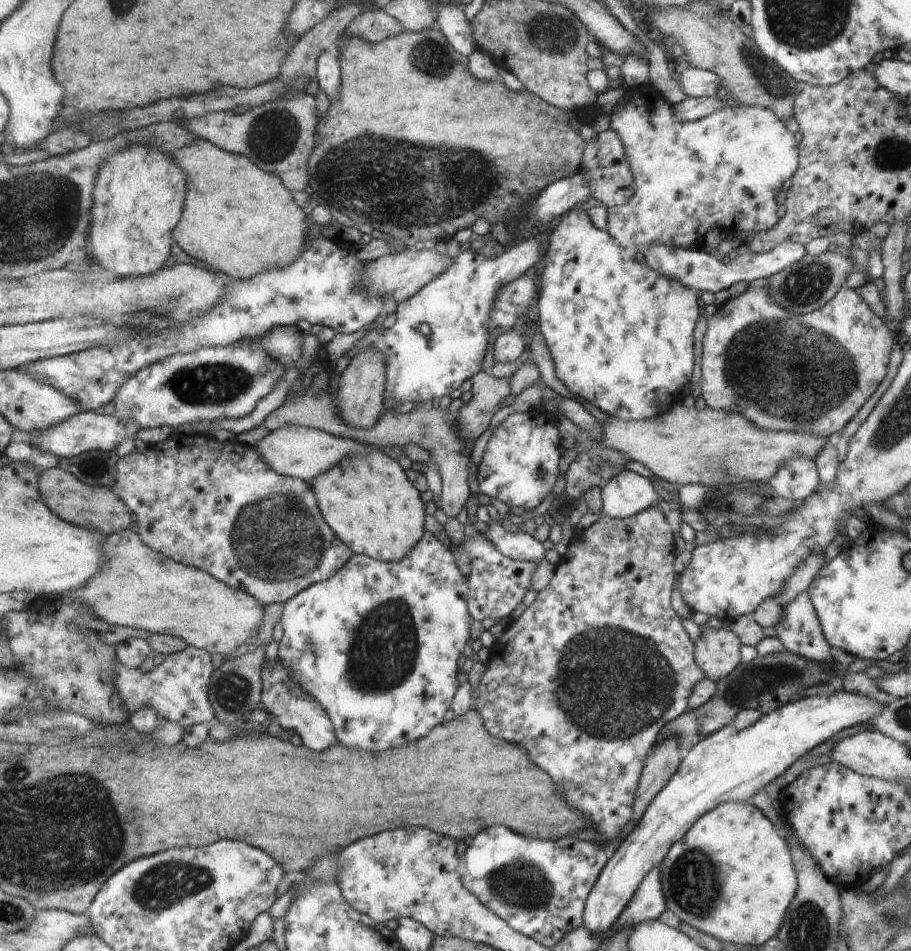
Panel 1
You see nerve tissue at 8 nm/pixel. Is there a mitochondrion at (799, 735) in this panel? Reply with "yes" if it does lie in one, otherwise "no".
no

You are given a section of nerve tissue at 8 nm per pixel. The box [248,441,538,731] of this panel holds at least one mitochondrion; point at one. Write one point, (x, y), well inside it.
(384, 650)

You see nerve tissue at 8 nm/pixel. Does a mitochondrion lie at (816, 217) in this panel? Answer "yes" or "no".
no

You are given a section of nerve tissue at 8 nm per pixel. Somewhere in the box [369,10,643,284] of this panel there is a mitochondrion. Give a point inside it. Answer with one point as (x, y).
(429, 57)

